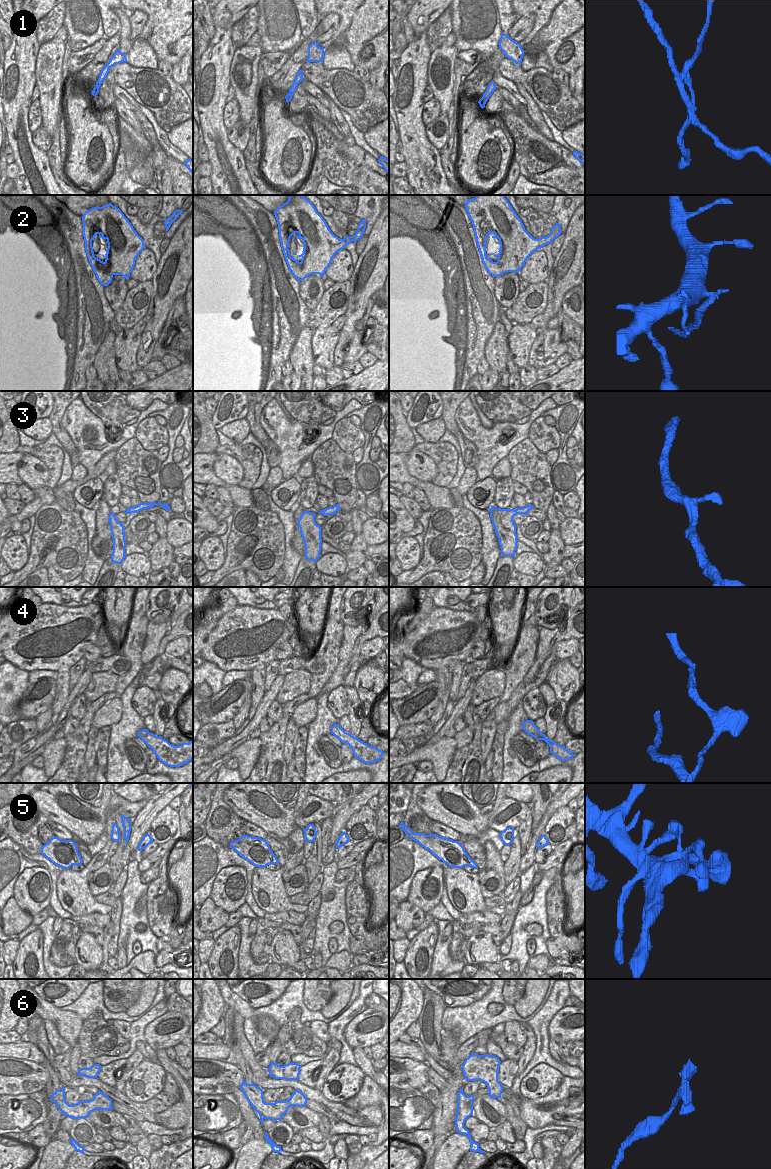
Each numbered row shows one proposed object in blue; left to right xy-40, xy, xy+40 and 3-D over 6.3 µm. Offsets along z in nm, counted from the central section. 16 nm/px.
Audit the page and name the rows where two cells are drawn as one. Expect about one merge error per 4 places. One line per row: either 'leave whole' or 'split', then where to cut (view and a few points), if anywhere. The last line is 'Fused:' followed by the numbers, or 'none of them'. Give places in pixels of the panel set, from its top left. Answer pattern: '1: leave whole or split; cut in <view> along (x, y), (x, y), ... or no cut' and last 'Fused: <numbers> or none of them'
1: split; cut in xy along (308, 55), (314, 61)
2: split; cut in xy+40 along (538, 239), (540, 248)
3: leave whole; no cut
4: leave whole; no cut
5: leave whole; no cut
6: split; cut in xy along (270, 1113), (266, 1112), (260, 1116)
Fused: 1, 2, 6

